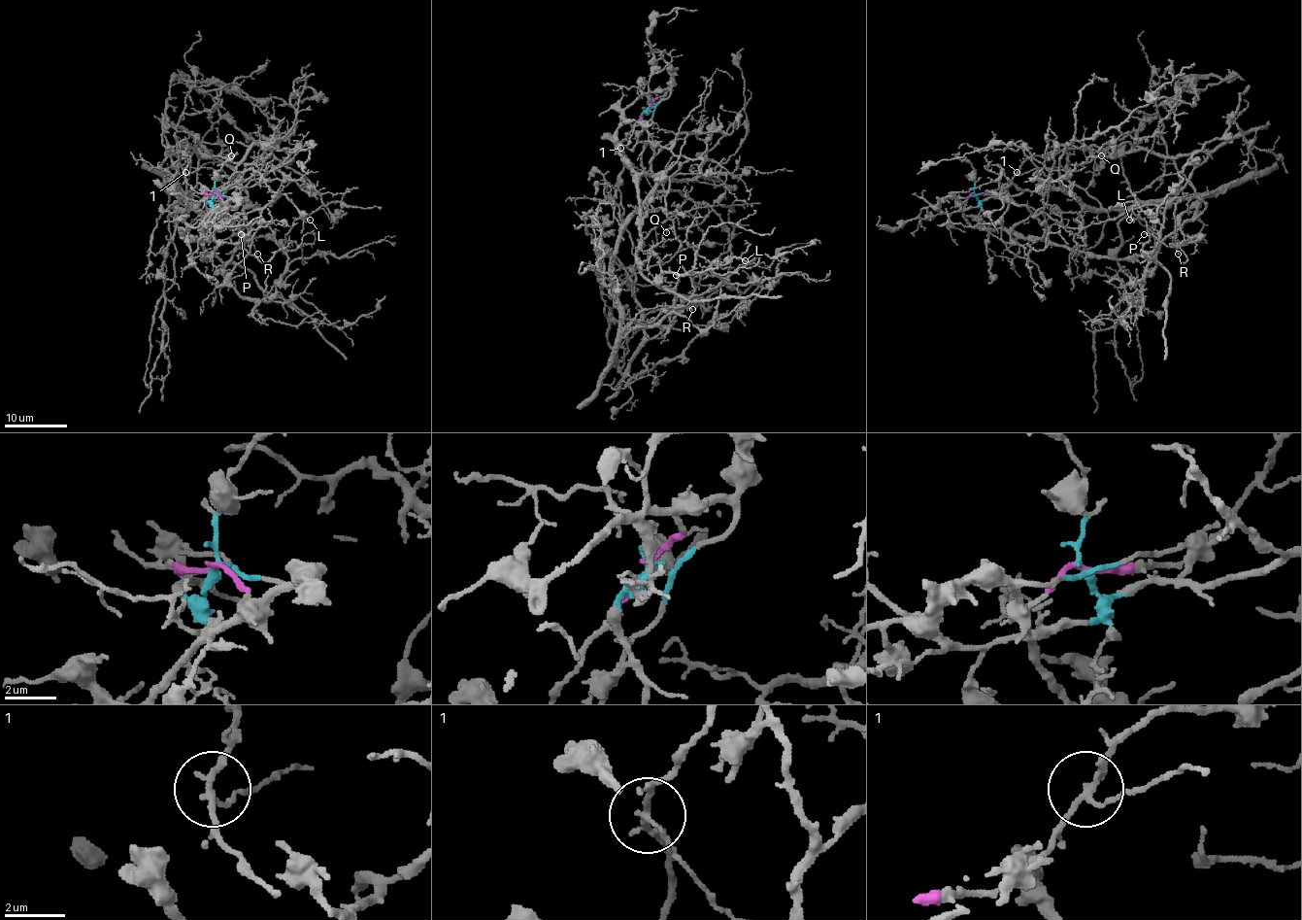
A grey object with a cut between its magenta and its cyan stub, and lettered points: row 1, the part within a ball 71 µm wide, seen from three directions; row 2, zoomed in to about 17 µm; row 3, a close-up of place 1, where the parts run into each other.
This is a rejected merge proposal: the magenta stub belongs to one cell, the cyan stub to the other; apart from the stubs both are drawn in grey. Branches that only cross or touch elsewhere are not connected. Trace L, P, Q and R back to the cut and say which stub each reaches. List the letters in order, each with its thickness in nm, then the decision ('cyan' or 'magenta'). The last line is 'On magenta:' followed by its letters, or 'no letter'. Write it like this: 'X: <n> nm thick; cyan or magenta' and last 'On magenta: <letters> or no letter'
L: 100 nm thick; cyan
P: 170 nm thick; cyan
Q: 100 nm thick; magenta
R: 120 nm thick; magenta
On magenta: Q, R

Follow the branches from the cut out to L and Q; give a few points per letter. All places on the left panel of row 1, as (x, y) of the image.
L: (214, 194), (183, 228), (201, 258), (226, 261), (239, 230), (283, 246), (296, 220), (311, 220)
Q: (214, 194), (198, 192), (185, 181), (189, 157), (184, 153), (185, 148), (197, 153), (231, 155)

